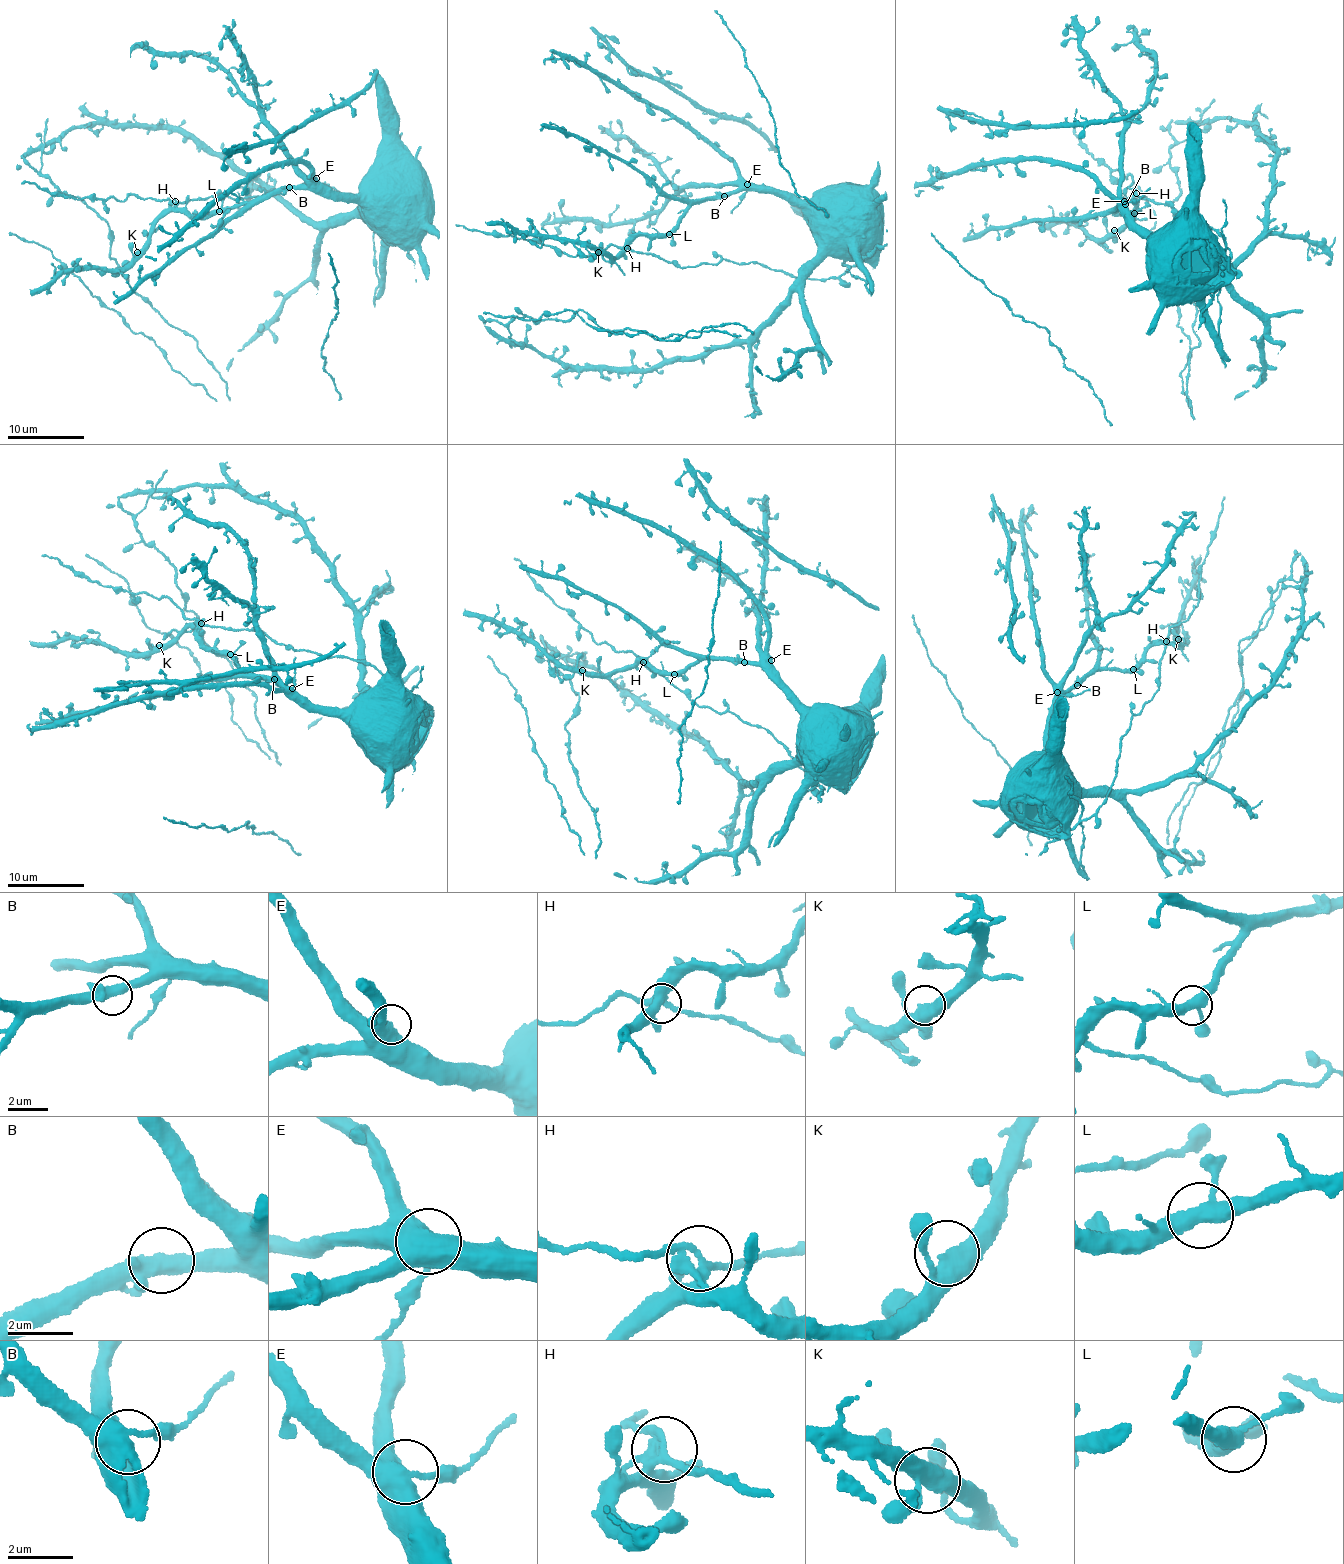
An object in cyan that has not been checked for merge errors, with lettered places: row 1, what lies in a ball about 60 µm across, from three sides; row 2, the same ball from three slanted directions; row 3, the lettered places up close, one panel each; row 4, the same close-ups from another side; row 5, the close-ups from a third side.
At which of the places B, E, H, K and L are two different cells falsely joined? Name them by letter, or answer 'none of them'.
E, H

